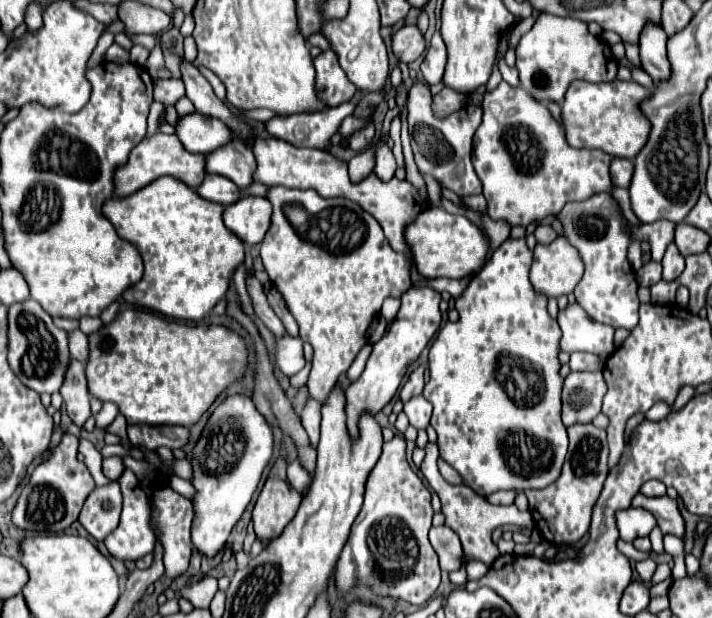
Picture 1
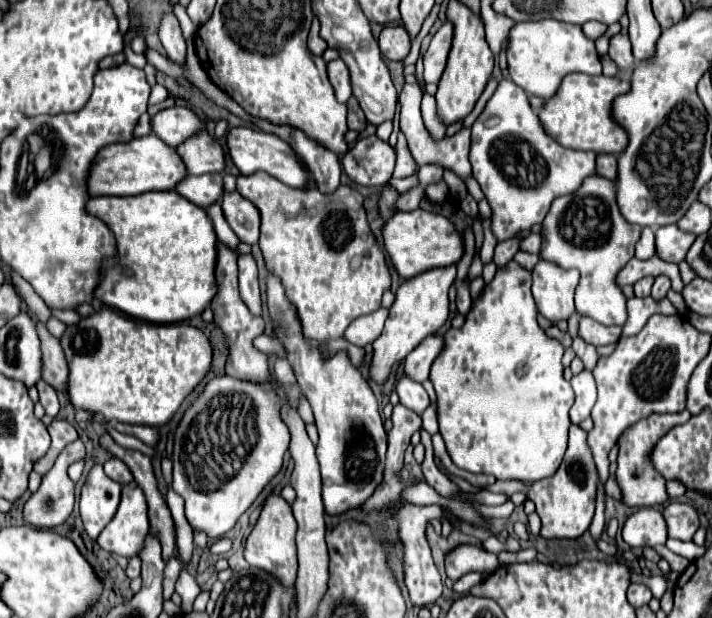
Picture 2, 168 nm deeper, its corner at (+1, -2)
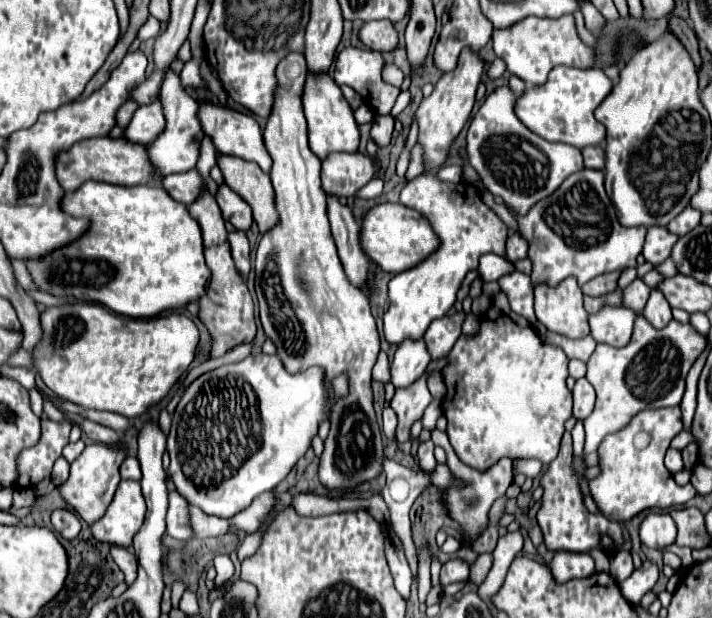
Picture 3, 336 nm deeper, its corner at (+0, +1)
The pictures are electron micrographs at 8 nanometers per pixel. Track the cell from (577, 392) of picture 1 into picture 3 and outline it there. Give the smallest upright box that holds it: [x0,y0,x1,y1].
[572,378,596,420]

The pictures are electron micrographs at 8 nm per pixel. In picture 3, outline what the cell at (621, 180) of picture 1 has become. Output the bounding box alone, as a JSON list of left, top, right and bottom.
[582,146,604,168]

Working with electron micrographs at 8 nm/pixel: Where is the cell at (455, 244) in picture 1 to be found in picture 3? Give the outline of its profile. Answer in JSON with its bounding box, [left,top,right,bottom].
[358,202,440,274]

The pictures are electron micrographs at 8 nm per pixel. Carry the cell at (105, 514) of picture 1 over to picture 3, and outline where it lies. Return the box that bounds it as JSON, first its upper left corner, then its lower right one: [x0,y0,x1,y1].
[60,444,126,524]

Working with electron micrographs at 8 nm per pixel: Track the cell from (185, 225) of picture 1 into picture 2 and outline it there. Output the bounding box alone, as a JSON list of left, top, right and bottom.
[87,189,217,323]

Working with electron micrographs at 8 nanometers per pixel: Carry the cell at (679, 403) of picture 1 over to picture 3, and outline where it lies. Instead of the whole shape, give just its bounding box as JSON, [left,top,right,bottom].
[588,408,696,522]

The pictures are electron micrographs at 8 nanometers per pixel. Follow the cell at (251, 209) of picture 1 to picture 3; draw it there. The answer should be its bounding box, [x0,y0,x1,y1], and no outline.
[216,184,252,230]

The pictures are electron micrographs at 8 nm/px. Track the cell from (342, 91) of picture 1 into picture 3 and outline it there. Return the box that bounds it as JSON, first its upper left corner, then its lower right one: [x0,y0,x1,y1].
[334,46,400,114]

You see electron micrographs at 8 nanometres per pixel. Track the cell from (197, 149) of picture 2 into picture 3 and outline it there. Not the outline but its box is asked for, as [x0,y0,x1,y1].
[146,68,204,176]

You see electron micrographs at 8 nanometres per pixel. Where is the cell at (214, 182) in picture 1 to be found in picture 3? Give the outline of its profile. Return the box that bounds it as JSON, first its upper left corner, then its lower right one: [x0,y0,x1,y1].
[162,170,204,206]

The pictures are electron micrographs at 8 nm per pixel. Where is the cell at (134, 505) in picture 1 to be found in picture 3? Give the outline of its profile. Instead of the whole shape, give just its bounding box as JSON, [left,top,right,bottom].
[90,480,146,548]

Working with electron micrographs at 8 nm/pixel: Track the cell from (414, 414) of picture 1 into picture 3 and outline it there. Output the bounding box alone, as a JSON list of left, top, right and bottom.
[392,338,430,388]

